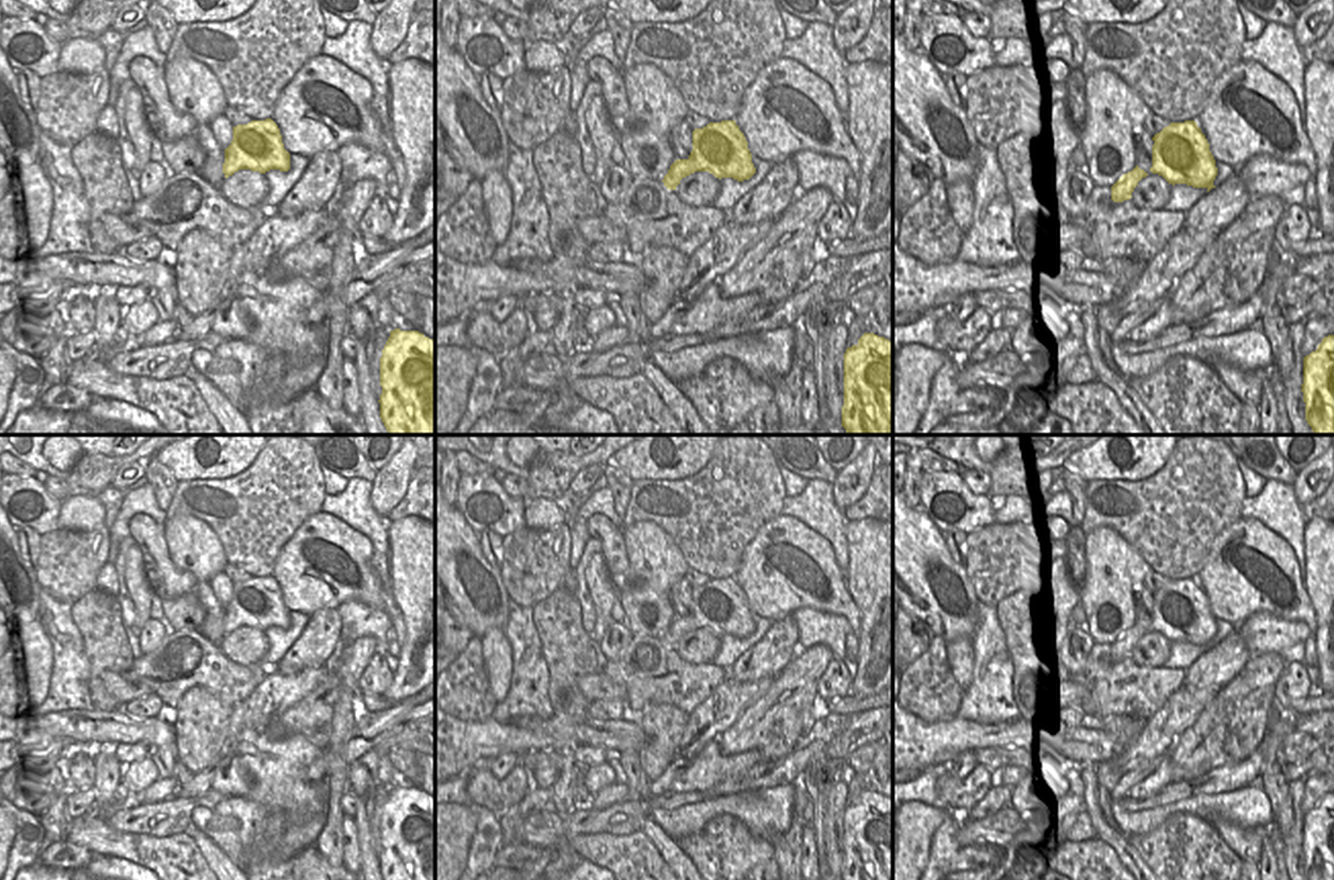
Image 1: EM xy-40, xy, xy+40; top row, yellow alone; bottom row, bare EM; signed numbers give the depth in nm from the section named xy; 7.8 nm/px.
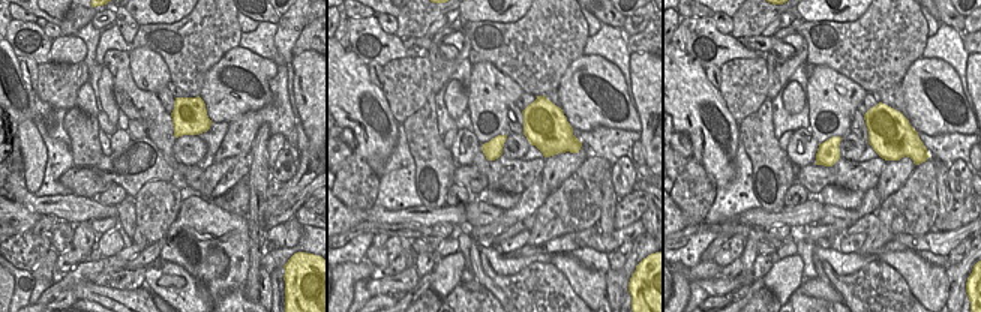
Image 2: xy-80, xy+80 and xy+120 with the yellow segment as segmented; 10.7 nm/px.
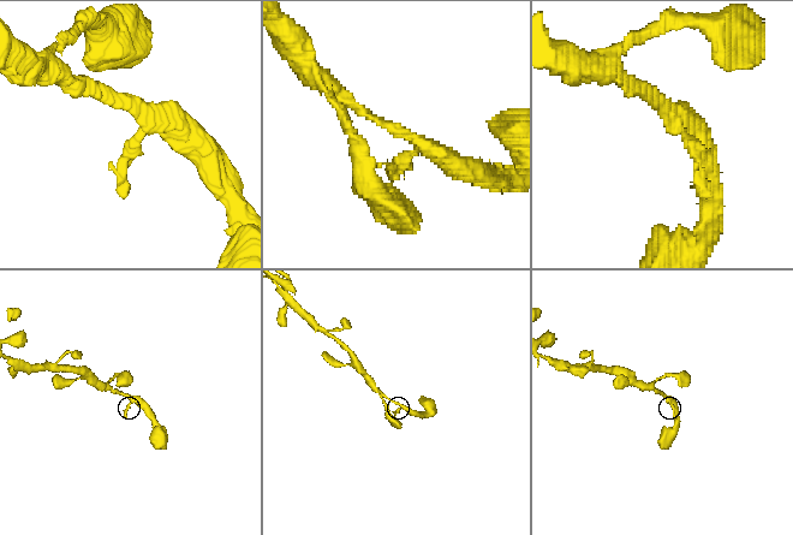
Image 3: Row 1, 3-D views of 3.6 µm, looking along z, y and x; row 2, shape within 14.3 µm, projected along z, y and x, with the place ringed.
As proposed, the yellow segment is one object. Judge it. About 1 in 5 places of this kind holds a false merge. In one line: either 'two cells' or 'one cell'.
one cell

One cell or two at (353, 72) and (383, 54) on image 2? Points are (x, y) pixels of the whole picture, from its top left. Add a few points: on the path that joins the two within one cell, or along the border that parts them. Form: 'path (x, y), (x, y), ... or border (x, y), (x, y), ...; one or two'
border (348, 48), (366, 66); two

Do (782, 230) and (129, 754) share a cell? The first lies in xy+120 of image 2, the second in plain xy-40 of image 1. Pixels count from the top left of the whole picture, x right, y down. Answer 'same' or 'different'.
same

